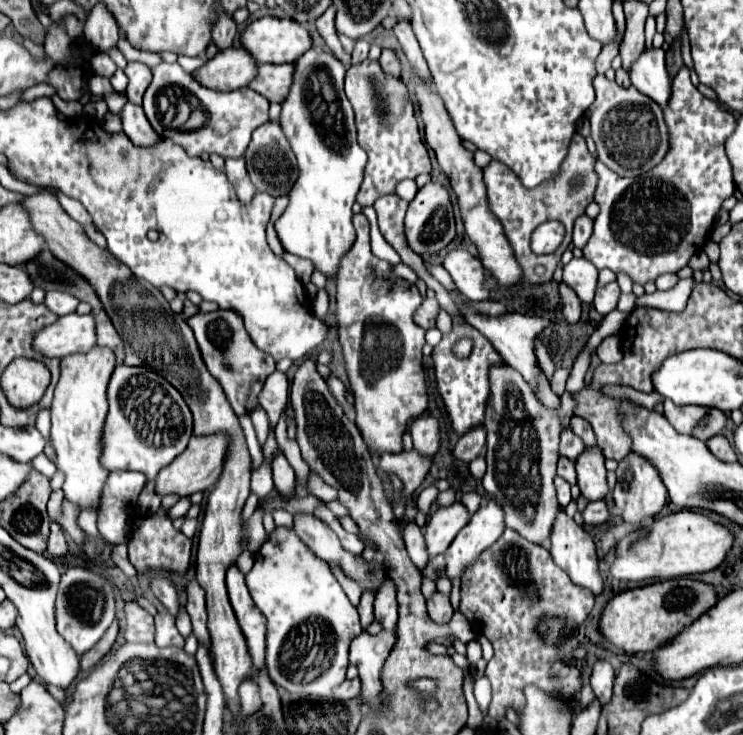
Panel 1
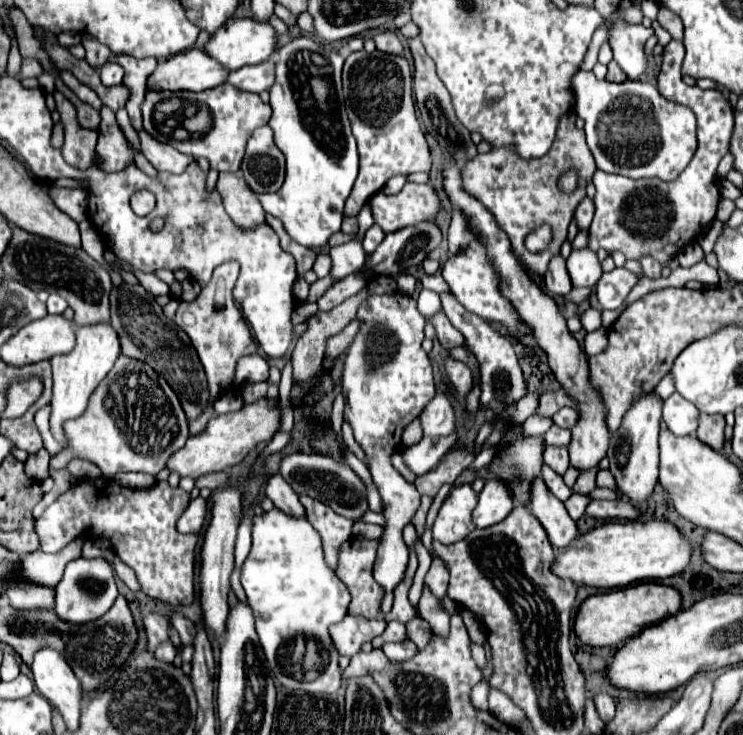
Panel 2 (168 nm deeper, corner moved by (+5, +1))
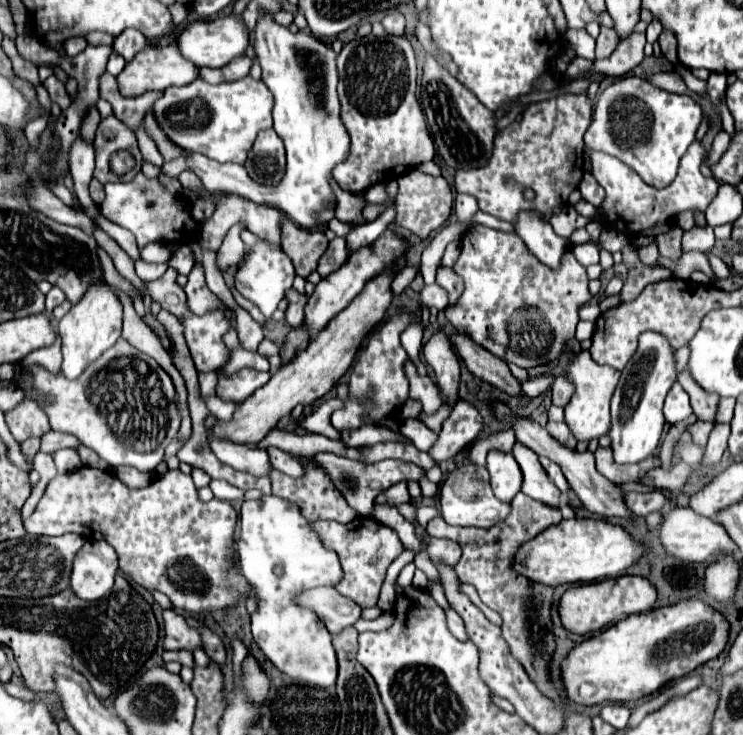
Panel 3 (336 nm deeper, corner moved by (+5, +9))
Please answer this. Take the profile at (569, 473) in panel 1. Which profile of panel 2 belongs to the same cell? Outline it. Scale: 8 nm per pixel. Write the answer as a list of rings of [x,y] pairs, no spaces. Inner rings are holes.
[[[548,445],[546,453],[544,453],[544,463],[550,465],[558,475],[564,475],[564,471],[570,465],[568,449],[566,447],[552,447],[552,445]]]

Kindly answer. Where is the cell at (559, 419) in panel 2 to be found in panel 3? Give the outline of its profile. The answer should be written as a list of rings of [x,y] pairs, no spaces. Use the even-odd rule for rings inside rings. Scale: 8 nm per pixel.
[[[556,377],[552,385],[552,403],[558,407],[566,407],[572,393],[574,393],[574,387],[570,385],[570,381],[566,381],[566,377]]]

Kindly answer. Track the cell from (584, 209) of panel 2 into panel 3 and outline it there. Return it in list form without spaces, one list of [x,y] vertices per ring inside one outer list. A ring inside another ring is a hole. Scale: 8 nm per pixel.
[[[584,173],[582,185],[580,185],[578,189],[580,189],[580,193],[582,193],[582,199],[584,199],[584,201],[592,203],[594,207],[600,207],[604,193],[602,193],[602,187],[598,185],[598,181],[594,181],[594,177],[592,177],[590,173]]]

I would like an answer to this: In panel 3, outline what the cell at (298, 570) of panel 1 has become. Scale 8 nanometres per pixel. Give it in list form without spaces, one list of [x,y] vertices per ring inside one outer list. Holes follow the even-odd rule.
[[[276,495],[244,501],[240,509],[238,555],[240,573],[258,597],[258,609],[252,613],[252,635],[258,647],[286,675],[314,687],[334,685],[338,663],[332,635],[312,609],[296,603],[296,597],[306,589],[338,585],[344,575],[338,555],[324,547],[298,505]]]

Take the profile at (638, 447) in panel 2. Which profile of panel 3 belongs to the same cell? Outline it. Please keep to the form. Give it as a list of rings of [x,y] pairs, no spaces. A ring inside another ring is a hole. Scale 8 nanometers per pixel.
[[[644,333],[640,337],[638,353],[622,371],[620,383],[612,397],[612,423],[608,437],[612,441],[610,447],[614,451],[616,463],[642,463],[644,459],[654,455],[666,423],[662,415],[662,405],[674,381],[674,351],[666,345],[664,337],[658,337],[658,333]]]

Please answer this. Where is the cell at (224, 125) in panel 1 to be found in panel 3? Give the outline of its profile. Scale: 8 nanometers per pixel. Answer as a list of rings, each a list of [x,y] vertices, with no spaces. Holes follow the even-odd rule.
[[[244,77],[232,83],[210,85],[202,79],[184,85],[170,87],[164,95],[152,105],[152,113],[158,121],[158,127],[166,137],[186,149],[202,153],[218,163],[244,163],[246,155],[254,143],[254,137],[260,129],[272,127],[272,105],[274,99],[262,81]]]

